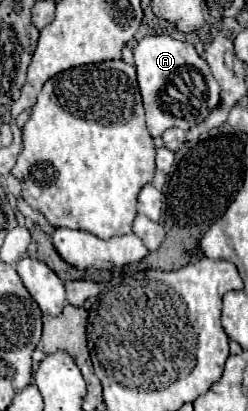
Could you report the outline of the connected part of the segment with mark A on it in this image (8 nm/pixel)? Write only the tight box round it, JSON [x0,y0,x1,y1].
[134,34,220,138]

